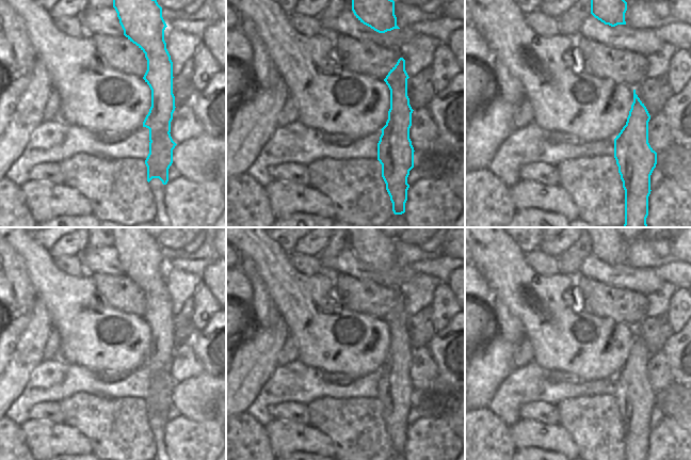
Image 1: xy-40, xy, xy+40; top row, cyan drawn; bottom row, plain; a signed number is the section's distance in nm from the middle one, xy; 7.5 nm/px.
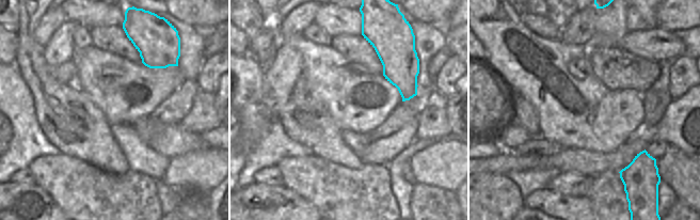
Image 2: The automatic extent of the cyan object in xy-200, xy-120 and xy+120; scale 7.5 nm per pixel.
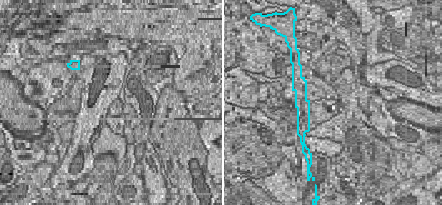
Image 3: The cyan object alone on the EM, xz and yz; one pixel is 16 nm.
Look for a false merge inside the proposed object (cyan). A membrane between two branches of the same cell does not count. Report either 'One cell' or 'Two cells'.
One cell.

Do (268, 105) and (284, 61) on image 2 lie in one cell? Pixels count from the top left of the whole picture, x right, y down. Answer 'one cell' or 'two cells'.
one cell

